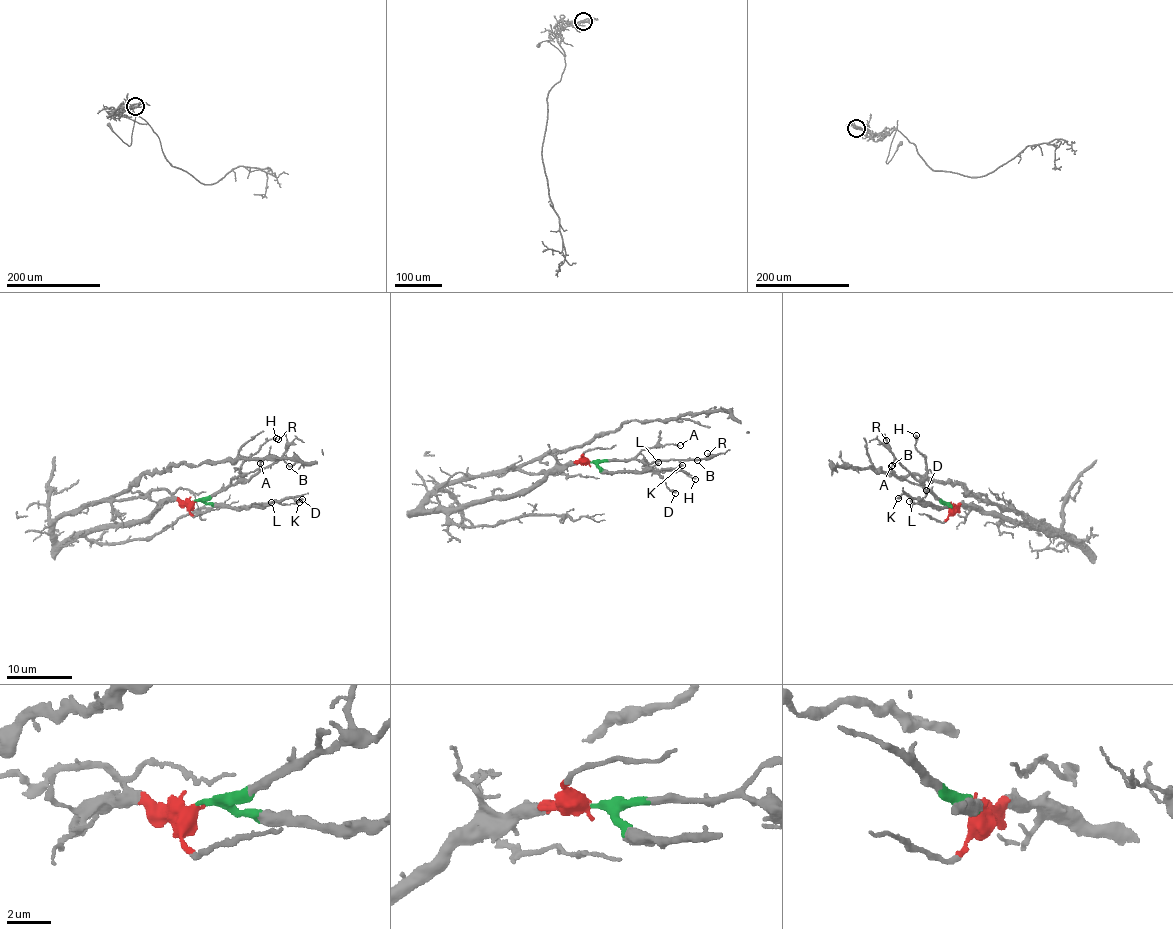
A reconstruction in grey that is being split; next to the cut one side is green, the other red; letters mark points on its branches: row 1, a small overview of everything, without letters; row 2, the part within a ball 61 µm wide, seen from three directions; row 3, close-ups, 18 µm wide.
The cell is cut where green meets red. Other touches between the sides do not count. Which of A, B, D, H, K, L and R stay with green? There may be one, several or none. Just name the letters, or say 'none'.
A, B, D, H, K, L, R

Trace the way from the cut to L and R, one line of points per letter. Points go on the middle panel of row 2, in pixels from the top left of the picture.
L: (590, 463), (597, 462), (611, 472), (651, 470), (659, 463)
R: (590, 463), (632, 459), (654, 462), (704, 459), (714, 455), (707, 454)

